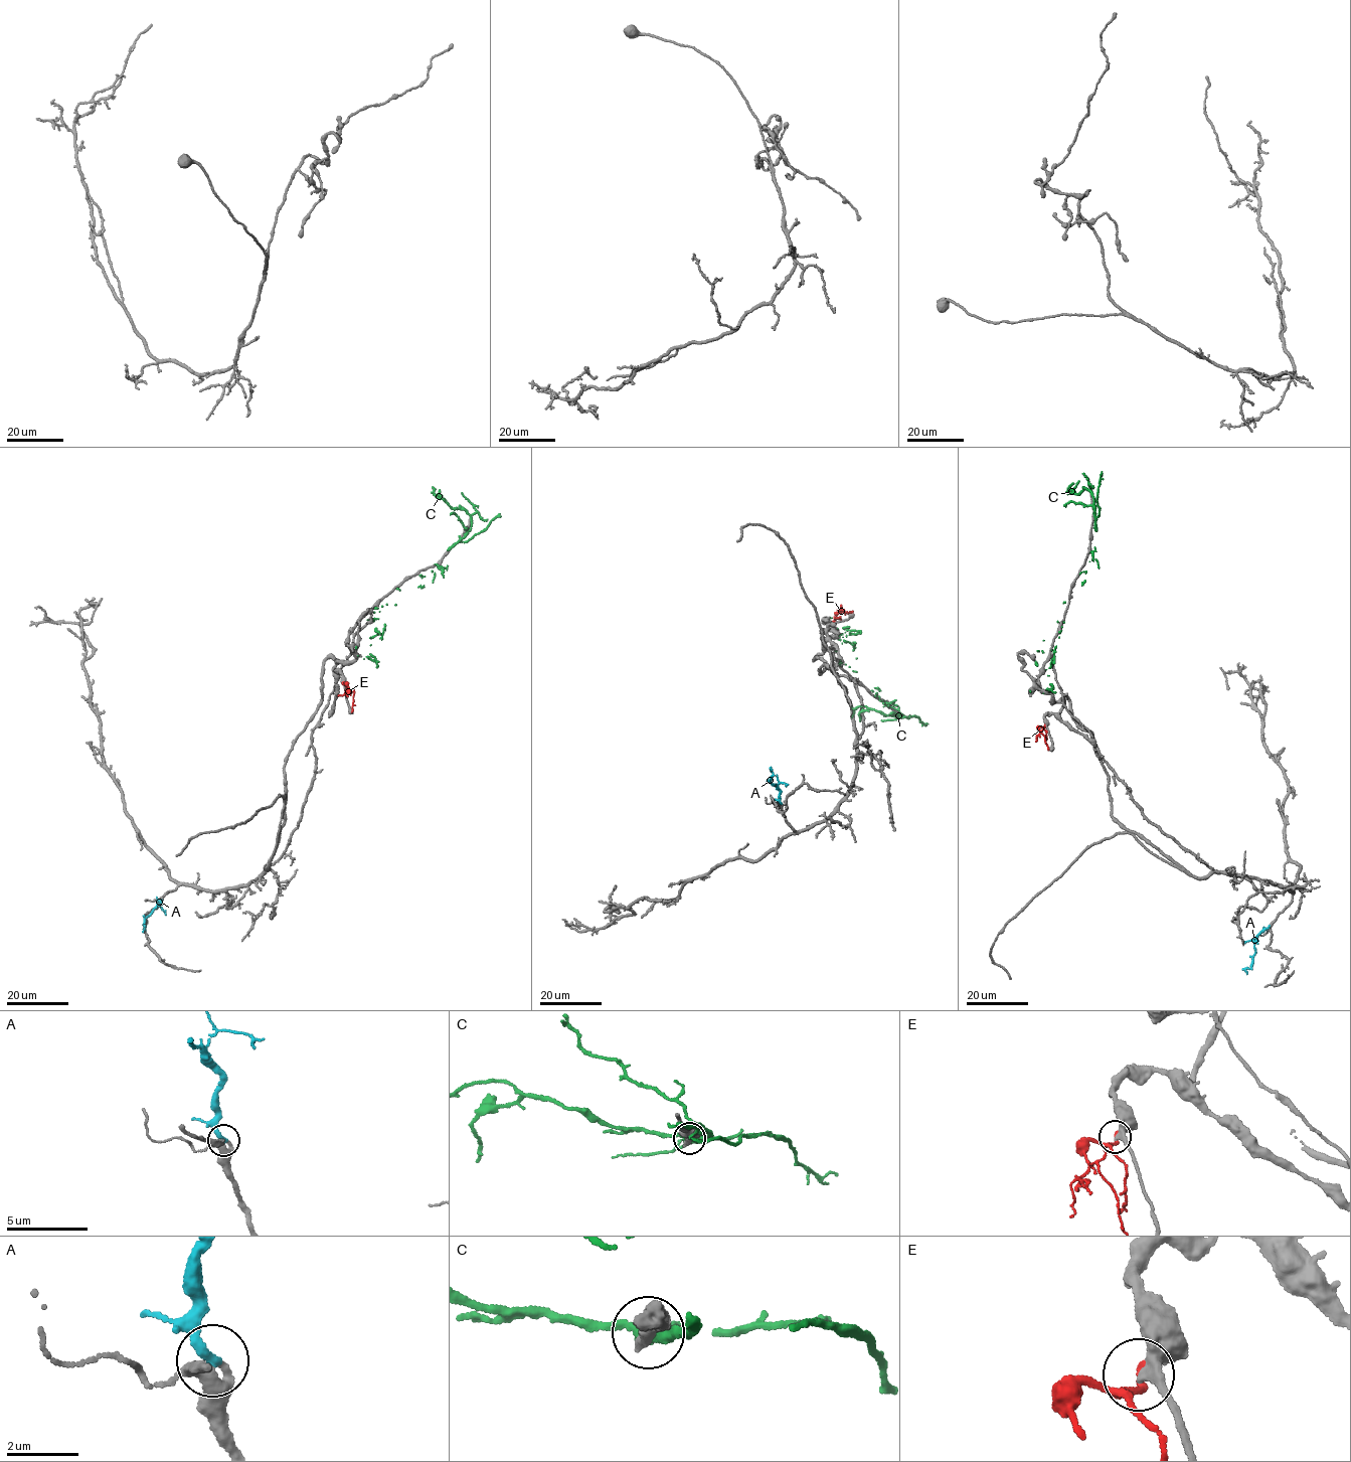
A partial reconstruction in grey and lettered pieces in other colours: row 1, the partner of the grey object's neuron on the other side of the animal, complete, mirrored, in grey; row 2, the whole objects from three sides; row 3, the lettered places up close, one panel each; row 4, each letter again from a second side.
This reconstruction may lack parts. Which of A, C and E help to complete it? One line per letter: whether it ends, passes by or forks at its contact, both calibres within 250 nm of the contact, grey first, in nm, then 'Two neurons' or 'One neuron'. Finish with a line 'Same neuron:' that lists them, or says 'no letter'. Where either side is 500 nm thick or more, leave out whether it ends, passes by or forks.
A: It ends there. Thickness 280 nm (grey) against 280 nm. One neuron
C: It forks there. Thickness 320 nm (grey) against 280 nm. Two neurons
E: It ends there. Thickness 360 nm (grey) against 180 nm. Two neurons
Same neuron: A

